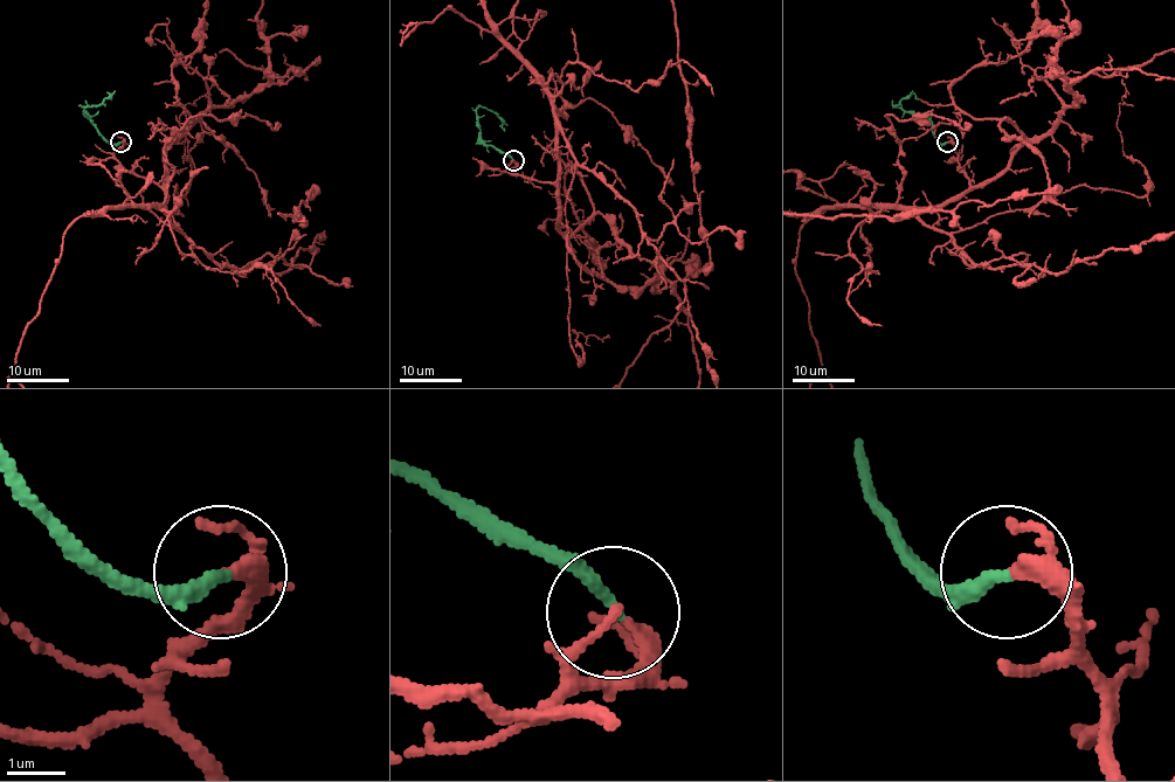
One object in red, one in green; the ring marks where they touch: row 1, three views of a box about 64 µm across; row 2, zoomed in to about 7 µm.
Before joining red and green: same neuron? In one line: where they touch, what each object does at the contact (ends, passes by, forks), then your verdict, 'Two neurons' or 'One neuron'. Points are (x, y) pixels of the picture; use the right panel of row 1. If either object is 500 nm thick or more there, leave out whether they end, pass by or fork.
Place: (947, 142). At the ring red passes by. At the ring green ends. One neuron

